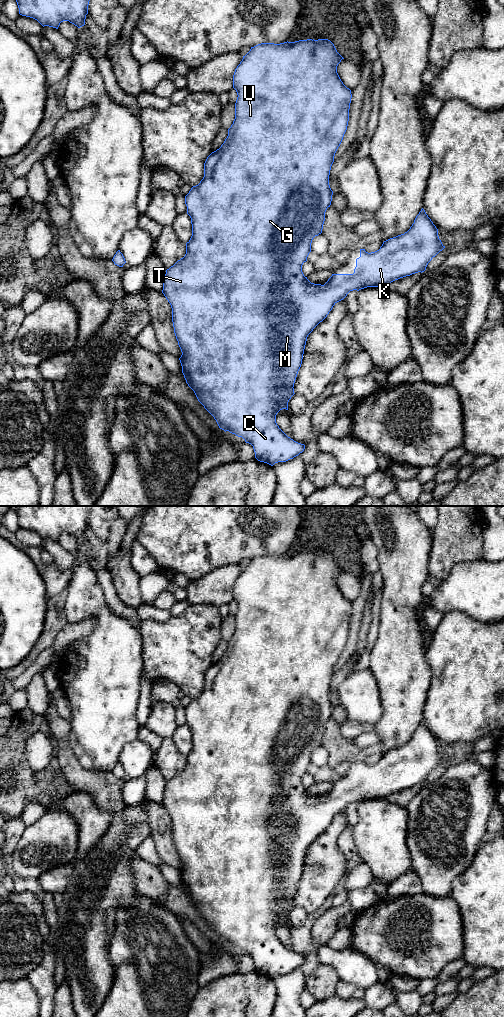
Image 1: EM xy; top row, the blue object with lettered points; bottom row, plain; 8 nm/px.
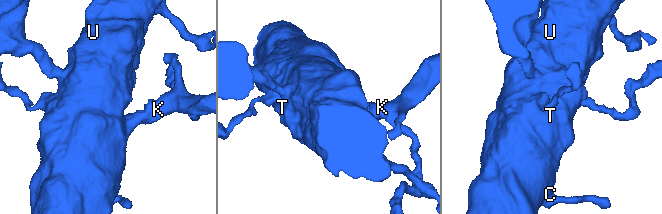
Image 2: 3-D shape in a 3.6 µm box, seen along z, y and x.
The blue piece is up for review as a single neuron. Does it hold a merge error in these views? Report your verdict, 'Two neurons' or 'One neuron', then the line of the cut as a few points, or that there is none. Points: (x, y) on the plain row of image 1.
One neuron. No split

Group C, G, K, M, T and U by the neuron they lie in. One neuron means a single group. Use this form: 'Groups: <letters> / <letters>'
Groups: C G K M T U

